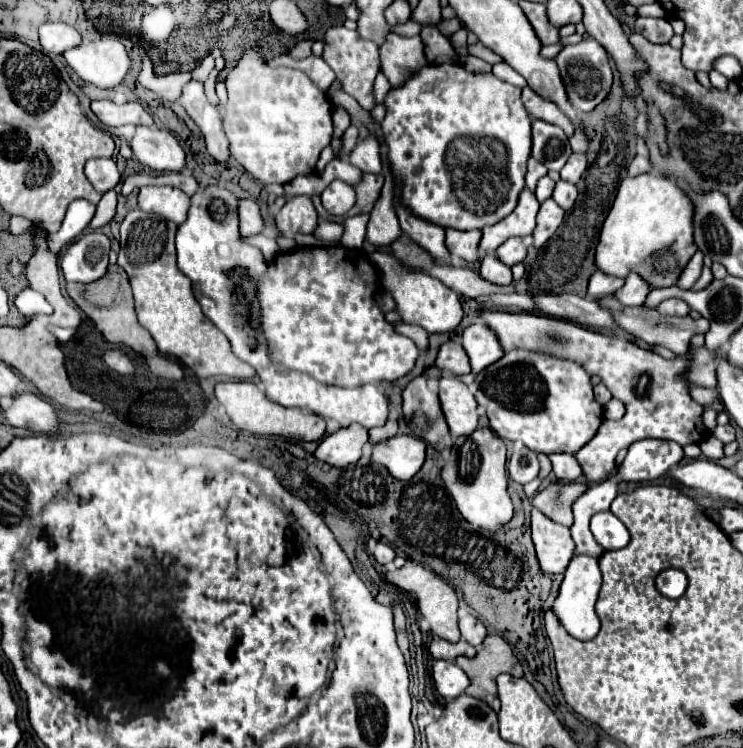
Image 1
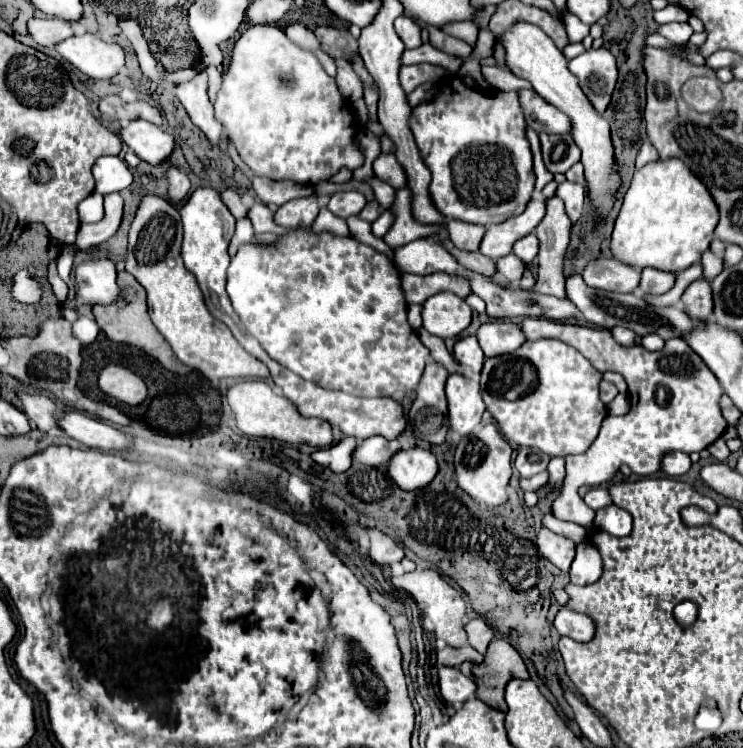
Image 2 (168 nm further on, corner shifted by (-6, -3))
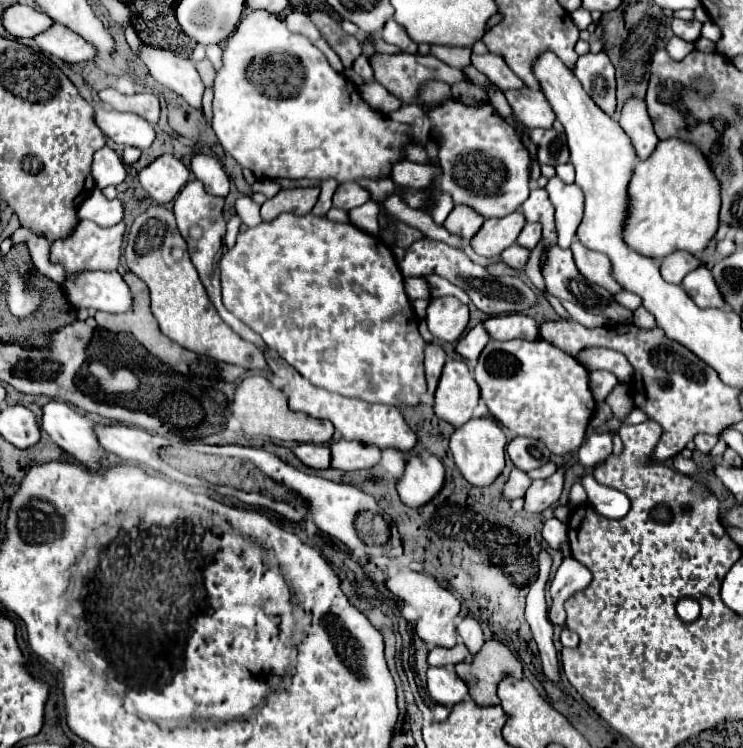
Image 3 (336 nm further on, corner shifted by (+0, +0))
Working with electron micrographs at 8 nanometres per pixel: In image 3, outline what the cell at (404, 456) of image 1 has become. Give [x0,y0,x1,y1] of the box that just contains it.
[396,455,444,507]

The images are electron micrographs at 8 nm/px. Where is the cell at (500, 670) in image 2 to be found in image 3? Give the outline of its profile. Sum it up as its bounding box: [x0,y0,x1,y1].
[456,641,522,705]

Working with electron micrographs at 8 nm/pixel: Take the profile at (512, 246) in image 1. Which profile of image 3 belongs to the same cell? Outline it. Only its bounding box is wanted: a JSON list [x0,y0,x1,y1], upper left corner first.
[516,223,540,251]

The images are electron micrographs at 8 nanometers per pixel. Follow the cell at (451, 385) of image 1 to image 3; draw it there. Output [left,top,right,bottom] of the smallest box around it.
[434,359,478,427]

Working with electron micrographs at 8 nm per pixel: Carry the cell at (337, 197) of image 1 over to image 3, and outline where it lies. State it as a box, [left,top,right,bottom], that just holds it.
[334,183,370,209]

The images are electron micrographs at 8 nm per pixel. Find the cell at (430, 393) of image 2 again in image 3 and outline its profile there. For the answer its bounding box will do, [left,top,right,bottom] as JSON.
[424,343,446,397]

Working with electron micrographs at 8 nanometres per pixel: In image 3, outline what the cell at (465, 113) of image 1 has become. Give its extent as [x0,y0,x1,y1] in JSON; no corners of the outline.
[426,99,530,217]

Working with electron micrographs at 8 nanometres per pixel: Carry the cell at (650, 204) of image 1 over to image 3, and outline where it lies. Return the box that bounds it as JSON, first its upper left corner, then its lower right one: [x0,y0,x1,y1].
[622,139,720,259]

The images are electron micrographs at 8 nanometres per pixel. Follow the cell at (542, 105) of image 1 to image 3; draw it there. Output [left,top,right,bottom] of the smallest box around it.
[504,89,554,129]

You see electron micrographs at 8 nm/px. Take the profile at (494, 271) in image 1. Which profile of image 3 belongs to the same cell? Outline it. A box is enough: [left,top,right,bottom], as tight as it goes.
[500,245,528,271]

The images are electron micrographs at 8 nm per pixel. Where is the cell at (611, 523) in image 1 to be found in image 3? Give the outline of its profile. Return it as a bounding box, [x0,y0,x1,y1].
[582,475,630,521]

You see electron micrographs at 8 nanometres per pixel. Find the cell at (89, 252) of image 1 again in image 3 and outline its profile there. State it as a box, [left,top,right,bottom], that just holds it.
[64,271,130,313]

